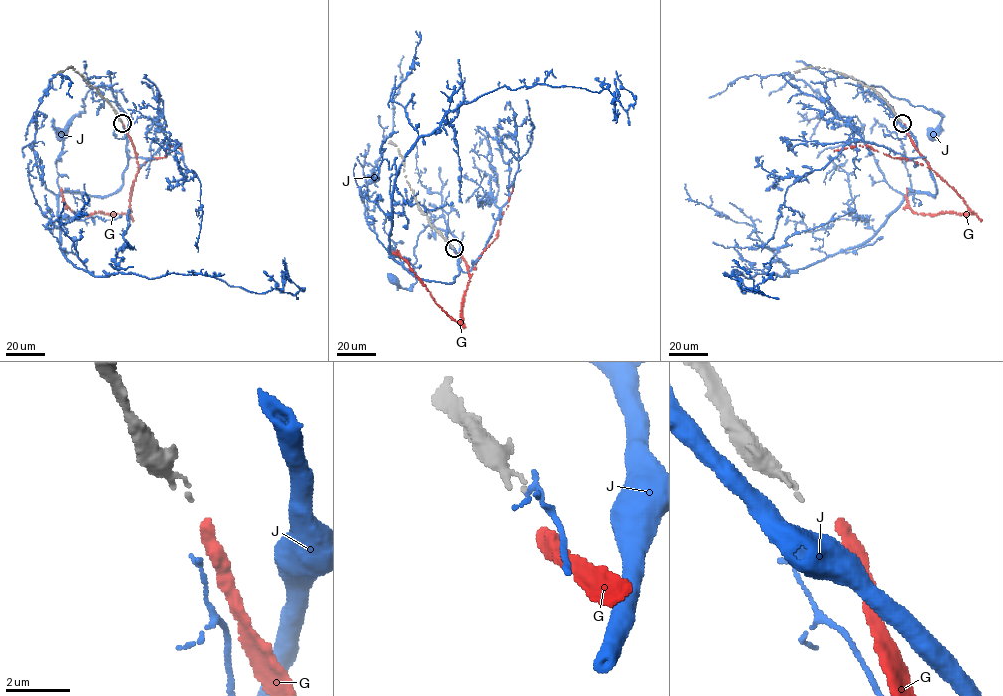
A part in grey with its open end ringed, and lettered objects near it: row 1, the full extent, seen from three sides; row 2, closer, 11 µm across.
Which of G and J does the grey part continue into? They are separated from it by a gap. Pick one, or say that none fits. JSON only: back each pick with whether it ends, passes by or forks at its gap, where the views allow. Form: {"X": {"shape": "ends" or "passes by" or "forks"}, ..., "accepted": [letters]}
{"G": {"shape": "ends"}, "accepted": ["G"]}

